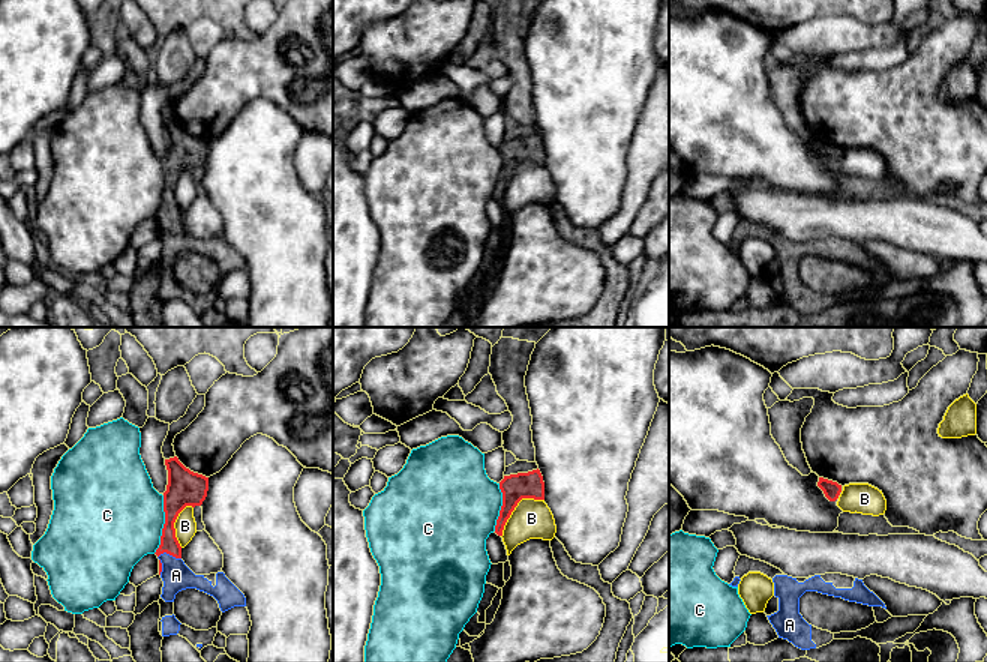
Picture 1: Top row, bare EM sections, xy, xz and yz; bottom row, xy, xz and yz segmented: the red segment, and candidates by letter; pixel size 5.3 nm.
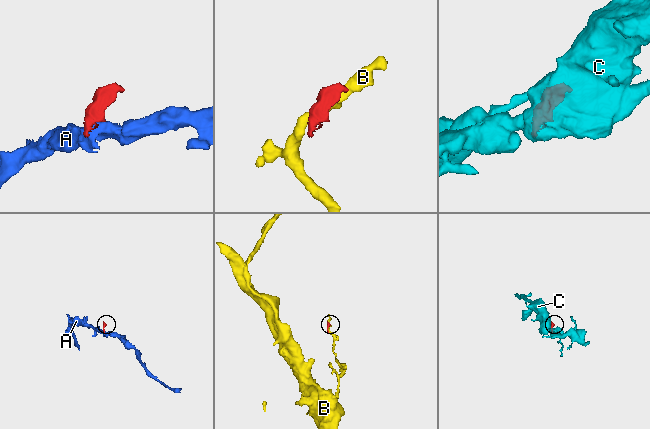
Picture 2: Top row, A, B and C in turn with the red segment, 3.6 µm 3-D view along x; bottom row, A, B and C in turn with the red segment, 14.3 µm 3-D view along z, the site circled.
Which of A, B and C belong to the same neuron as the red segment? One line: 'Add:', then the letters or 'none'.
Add: A

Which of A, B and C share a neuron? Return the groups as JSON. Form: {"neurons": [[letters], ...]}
{"neurons": [["A"], ["B"], ["C"]]}

